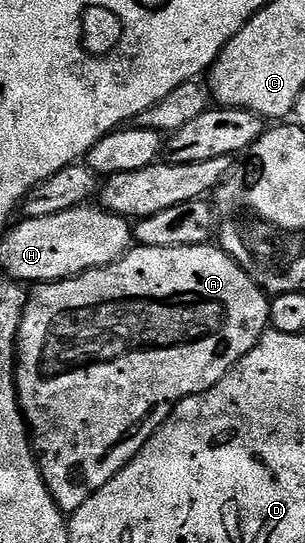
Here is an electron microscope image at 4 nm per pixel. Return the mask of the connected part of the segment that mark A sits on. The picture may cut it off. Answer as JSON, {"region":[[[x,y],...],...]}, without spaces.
{"region":[[[216,243],[199,246],[175,246],[174,248],[130,247],[129,251],[114,264],[102,268],[92,268],[78,276],[66,280],[55,280],[51,284],[36,285],[28,293],[25,301],[25,313],[17,335],[17,400],[21,404],[21,413],[29,425],[29,434],[33,442],[33,451],[37,453],[37,465],[41,468],[51,490],[51,498],[62,512],[72,514],[91,498],[135,458],[135,454],[155,434],[155,430],[175,410],[183,398],[203,394],[218,384],[229,371],[241,361],[259,342],[259,338],[270,327],[270,297],[260,288]]]}

